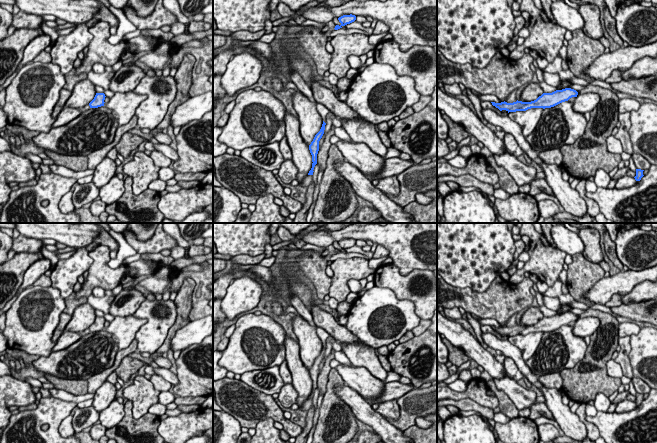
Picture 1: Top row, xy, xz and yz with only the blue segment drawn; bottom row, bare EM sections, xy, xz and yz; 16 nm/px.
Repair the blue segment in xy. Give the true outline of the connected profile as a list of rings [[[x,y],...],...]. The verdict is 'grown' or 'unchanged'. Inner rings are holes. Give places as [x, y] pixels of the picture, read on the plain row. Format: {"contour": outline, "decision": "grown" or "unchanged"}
{"contour": [[[96,317],[94,323],[89,327],[90,332],[98,332],[104,330],[105,324],[104,317]]], "decision": "unchanged"}

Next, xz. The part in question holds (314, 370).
{"contour": [[[323,345],[323,348],[322,348],[322,351],[321,351],[320,355],[315,359],[313,365],[309,369],[309,374],[310,374],[310,377],[312,379],[312,386],[313,387],[312,387],[312,392],[309,395],[308,399],[313,399],[314,391],[317,388],[317,378],[318,378],[318,375],[319,375],[319,365],[324,358],[325,349],[326,349],[326,347]]], "decision": "unchanged"}

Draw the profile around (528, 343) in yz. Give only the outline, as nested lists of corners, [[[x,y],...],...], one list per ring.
[[[531,332],[526,335],[509,336],[508,340],[511,344],[523,351],[522,357],[526,362],[536,352],[542,336],[543,332]]]

